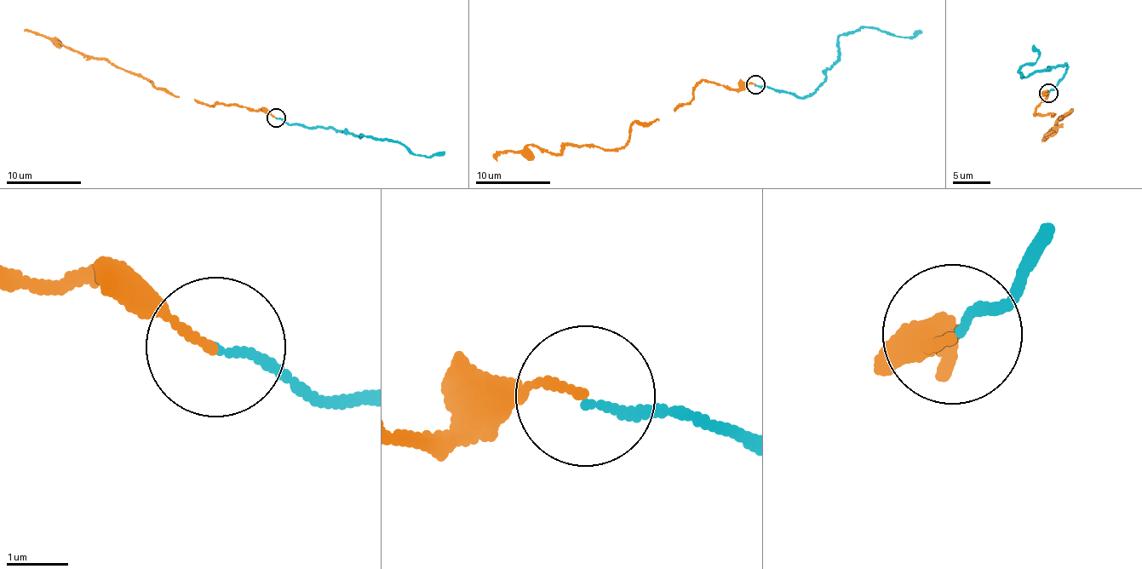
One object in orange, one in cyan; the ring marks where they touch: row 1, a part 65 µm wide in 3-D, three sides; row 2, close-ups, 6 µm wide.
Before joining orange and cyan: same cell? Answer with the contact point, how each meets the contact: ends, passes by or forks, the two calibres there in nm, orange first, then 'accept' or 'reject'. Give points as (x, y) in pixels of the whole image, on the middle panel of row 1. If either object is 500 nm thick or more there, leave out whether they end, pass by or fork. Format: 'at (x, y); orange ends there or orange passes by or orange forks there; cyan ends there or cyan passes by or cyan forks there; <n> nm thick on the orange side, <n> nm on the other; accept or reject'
at (755, 84); orange ends there; cyan ends there; 110 nm thick on the orange side, 130 nm on the other; accept

